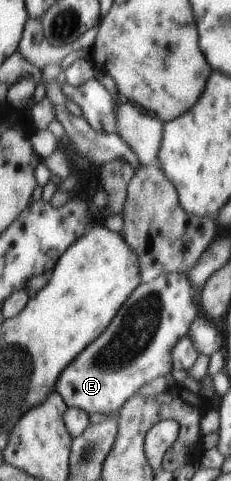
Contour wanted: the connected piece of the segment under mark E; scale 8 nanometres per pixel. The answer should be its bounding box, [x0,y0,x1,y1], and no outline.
[55,272,199,415]

